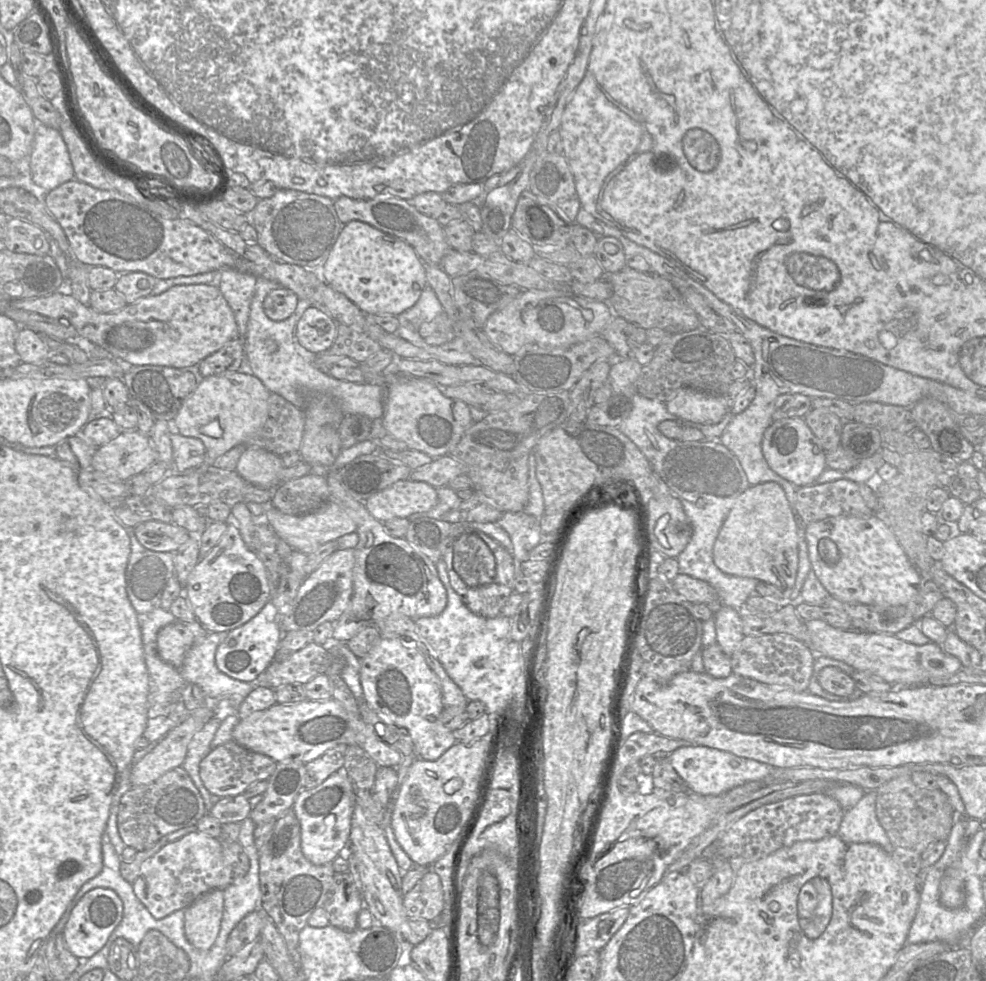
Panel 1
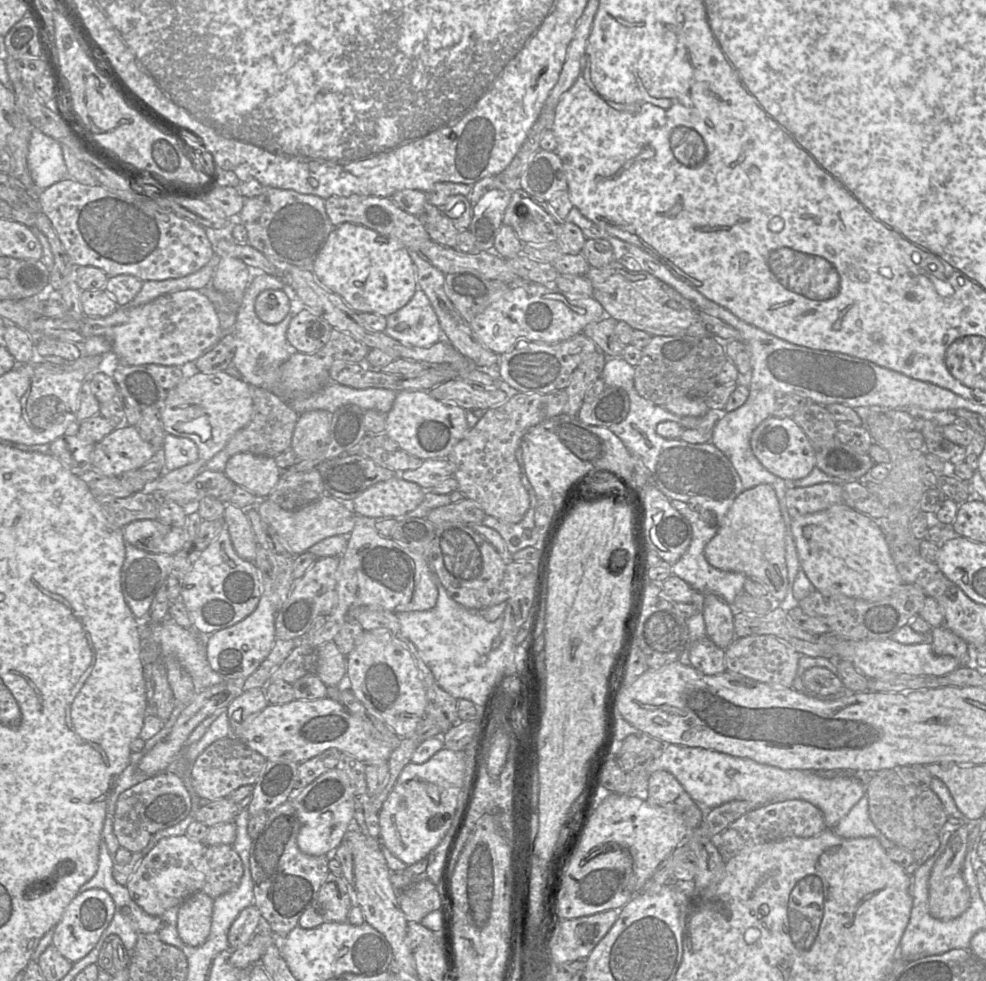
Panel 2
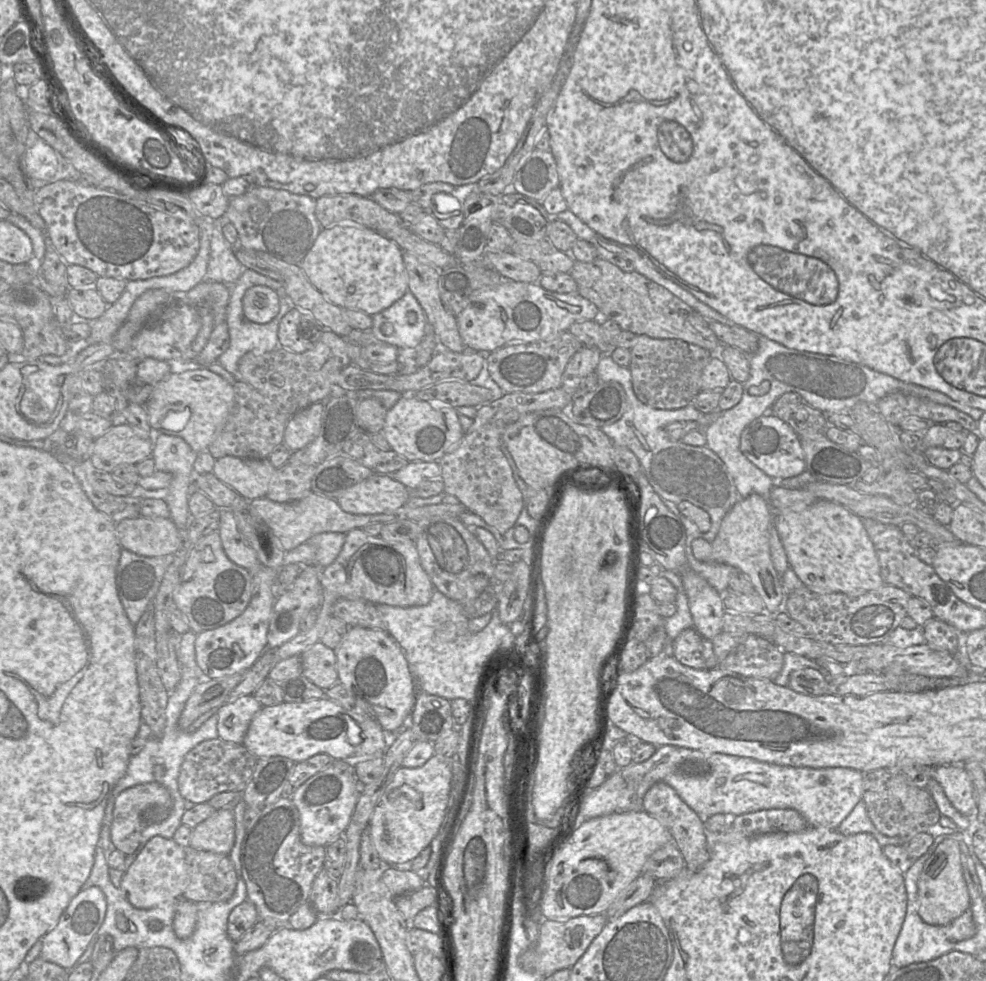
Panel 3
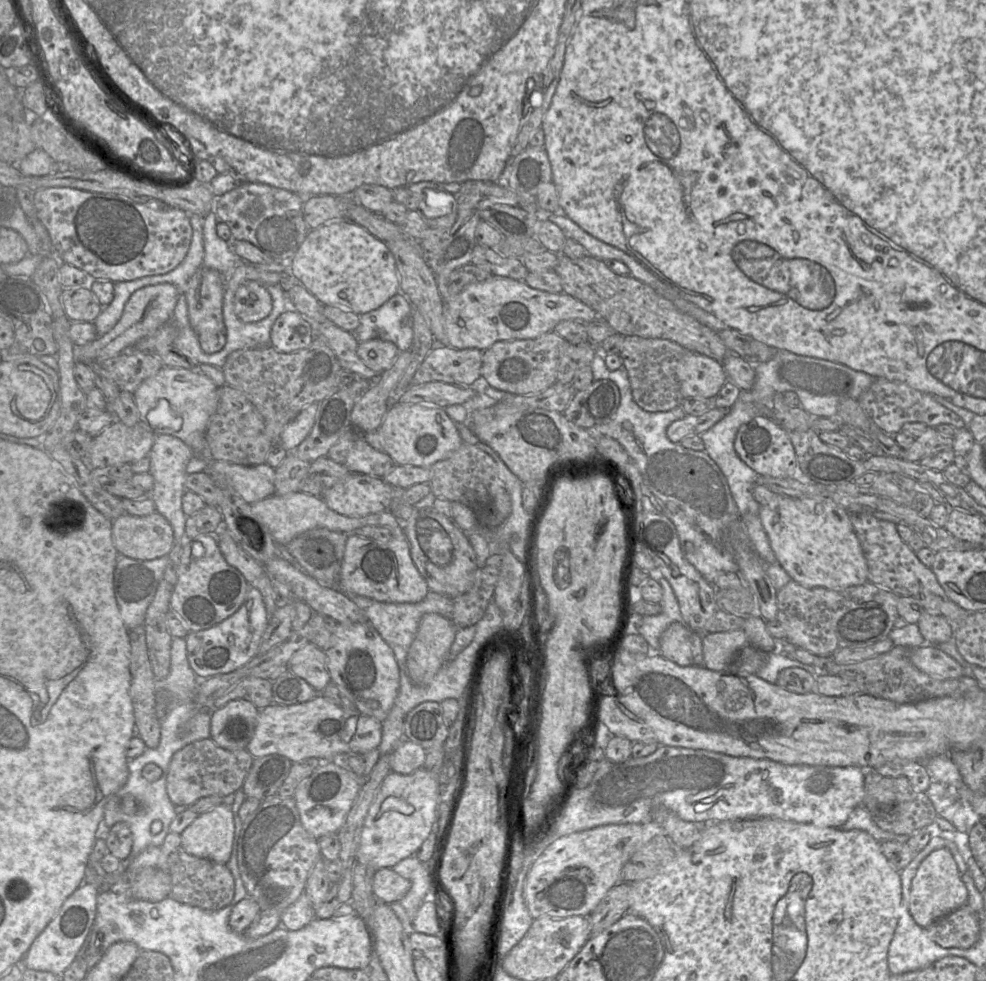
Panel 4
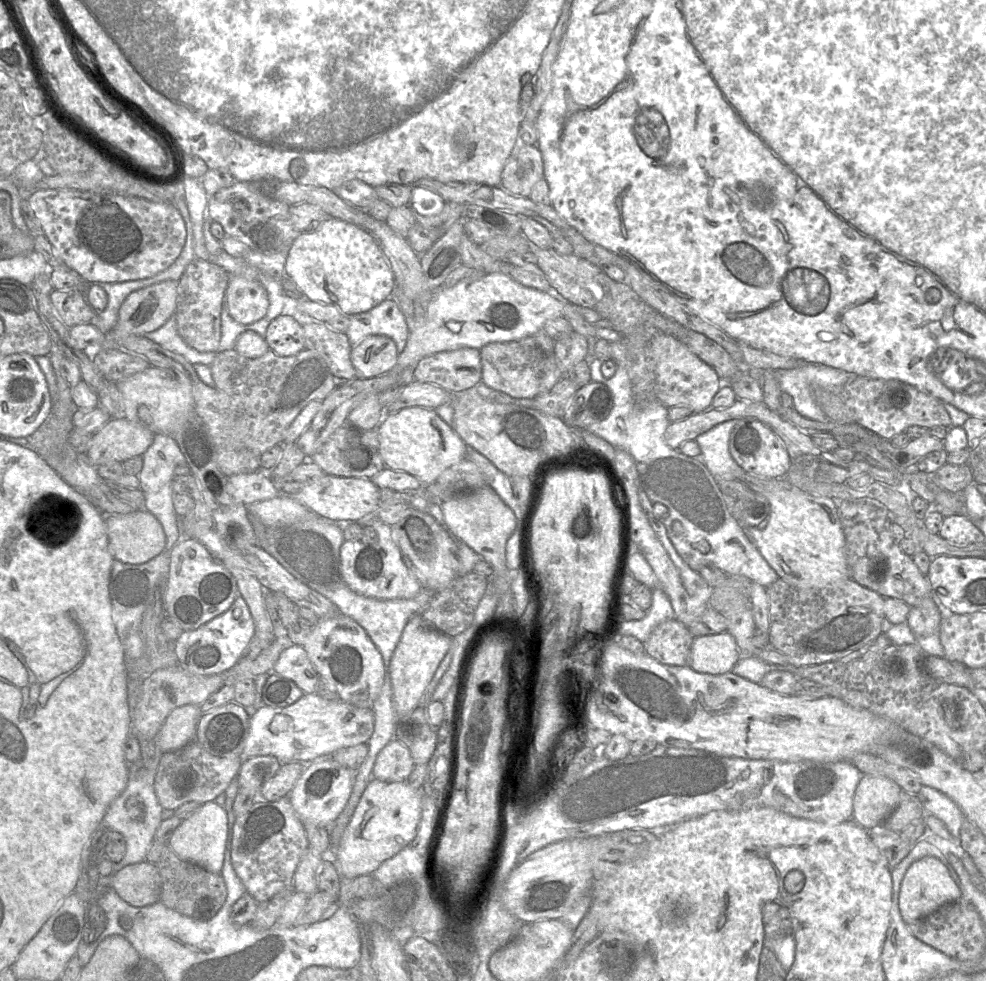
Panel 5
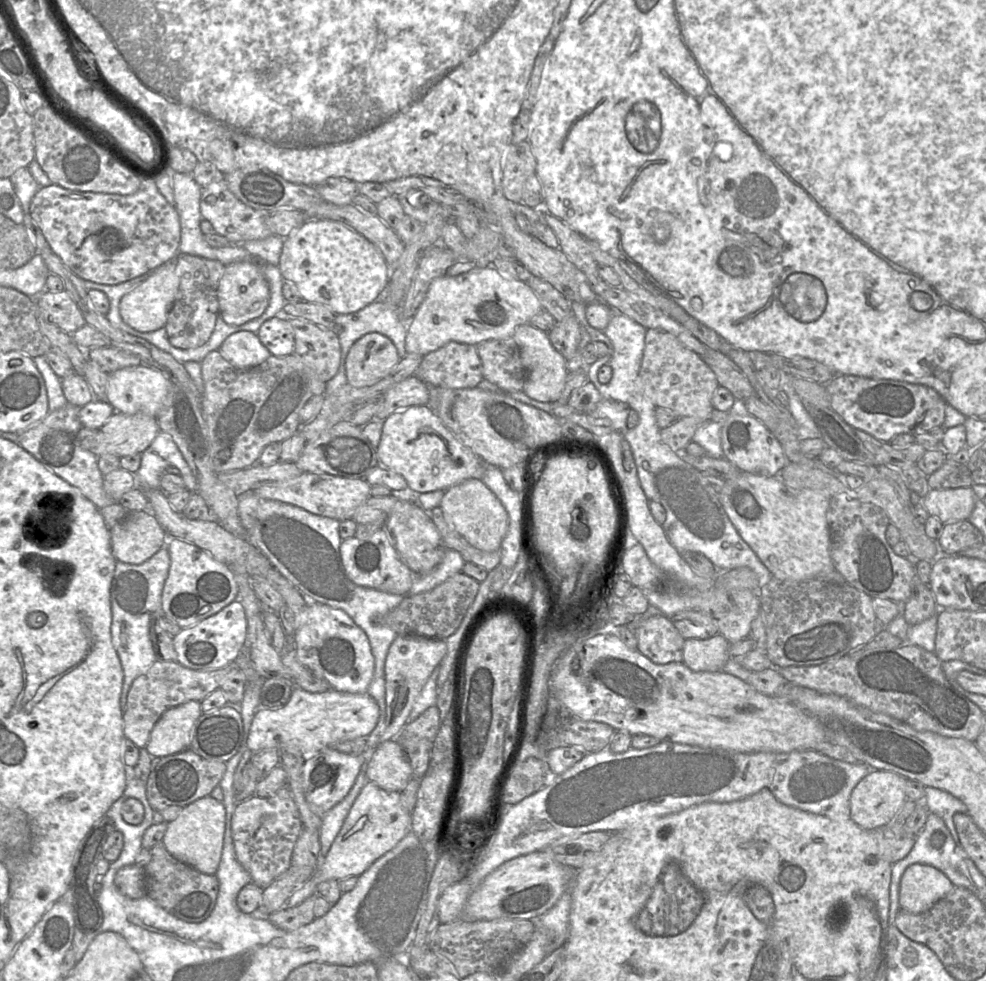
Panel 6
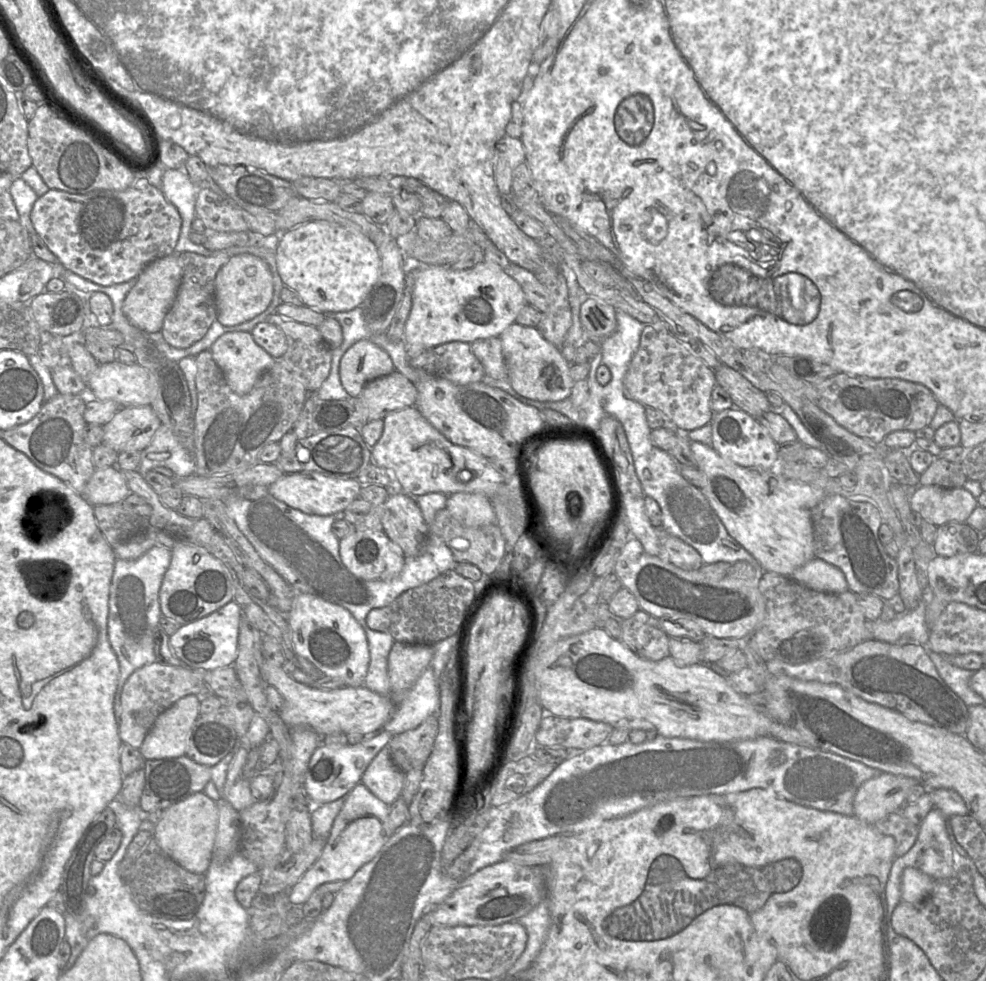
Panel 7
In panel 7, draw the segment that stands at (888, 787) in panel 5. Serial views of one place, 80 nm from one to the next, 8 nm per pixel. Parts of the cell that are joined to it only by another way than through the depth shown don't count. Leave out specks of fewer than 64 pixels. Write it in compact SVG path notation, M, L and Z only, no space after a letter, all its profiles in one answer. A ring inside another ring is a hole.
M880 773L863 783L857 790L853 802L853 814L859 820L874 825L889 814L901 811L911 788L919 784L915 779L891 773Z

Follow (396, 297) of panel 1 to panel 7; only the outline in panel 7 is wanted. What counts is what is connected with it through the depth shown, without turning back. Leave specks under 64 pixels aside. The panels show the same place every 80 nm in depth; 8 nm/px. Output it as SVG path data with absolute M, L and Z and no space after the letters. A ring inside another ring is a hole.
M310 221L279 234L275 255L284 285L296 291L304 305L323 313L346 312L359 307L380 272L380 256L372 240L361 232L329 221Z

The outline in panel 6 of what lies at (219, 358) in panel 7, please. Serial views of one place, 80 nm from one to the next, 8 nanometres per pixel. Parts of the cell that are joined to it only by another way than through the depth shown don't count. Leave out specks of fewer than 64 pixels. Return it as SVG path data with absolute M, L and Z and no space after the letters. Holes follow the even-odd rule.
M239 331L227 337L218 350L222 357L239 369L248 369L266 361L272 354L250 331Z

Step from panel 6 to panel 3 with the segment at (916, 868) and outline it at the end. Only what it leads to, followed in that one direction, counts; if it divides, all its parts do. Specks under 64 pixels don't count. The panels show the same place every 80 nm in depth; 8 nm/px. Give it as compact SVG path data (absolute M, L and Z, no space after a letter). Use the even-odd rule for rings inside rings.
M957 827L955 831L957 832L951 834L951 838L943 841L927 859L918 880L918 914L927 924L947 925L970 908L970 894L962 873L961 853L959 847L959 841L962 840L962 834L966 830L961 830Z

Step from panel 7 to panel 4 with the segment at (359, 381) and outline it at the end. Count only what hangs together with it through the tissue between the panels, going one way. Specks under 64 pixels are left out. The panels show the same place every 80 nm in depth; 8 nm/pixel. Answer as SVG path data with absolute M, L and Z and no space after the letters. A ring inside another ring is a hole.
M371 339L358 343L357 355L371 370L383 372L387 370L398 356L397 346L389 341Z

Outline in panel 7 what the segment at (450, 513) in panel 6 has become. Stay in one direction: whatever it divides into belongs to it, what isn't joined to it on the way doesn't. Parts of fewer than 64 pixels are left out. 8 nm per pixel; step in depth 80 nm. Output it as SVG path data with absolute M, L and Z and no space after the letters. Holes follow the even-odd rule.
M452 493L447 496L445 508L459 522L469 527L480 527L497 523L492 500L481 493Z

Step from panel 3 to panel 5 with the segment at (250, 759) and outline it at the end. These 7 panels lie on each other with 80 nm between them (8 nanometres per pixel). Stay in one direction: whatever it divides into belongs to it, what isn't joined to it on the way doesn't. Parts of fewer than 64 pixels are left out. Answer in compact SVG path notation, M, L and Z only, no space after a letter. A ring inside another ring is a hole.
M195 741L181 749L159 754L160 760L154 776L154 789L165 810L175 810L188 802L215 801L224 793L231 781L238 777L243 763L239 756L220 757L211 754Z

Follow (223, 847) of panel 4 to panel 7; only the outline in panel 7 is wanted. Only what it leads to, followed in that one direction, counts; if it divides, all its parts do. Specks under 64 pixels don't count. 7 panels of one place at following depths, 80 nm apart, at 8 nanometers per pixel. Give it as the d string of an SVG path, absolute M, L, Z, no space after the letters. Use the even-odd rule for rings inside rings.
M196 792L163 810L155 826L154 838L159 846L184 869L205 874L212 862L219 811L216 801L204 792Z

